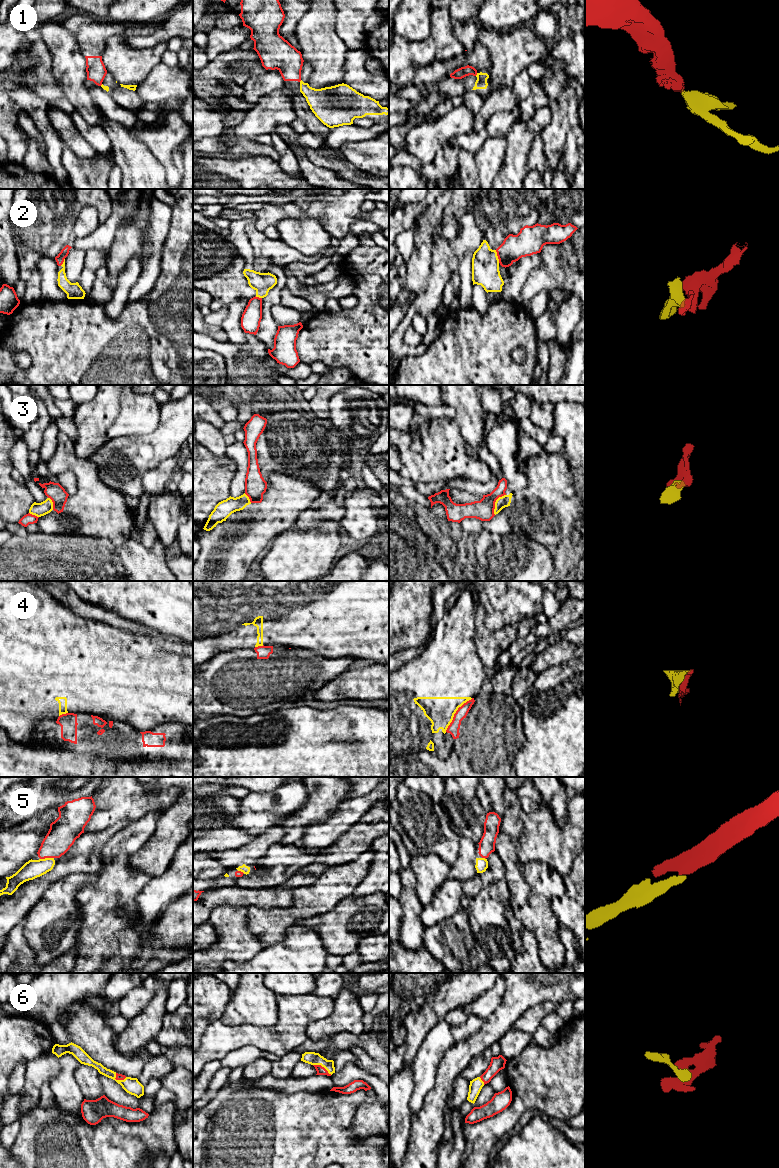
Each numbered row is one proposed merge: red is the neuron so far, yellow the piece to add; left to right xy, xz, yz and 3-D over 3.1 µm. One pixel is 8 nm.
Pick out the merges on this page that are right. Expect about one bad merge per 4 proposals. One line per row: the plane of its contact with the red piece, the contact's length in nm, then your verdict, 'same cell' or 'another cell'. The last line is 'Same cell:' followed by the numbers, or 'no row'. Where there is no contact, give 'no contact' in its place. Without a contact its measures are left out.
1: meets red in yz; contact 30 nm long; another cell
2: meets red in yz; contact 110 nm long; same cell
3: meets red in yz; contact 190 nm long; another cell
4: meets red in yz; contact 340 nm long; another cell
5: meets red in xy; contact 110 nm long; same cell
6: meets red in xz; contact 170 nm long; same cell
Same cell: 2, 5, 6

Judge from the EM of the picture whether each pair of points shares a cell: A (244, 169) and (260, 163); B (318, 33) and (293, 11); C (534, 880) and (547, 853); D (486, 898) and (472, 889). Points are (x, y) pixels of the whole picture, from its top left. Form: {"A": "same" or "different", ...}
{"A": "same", "B": "different", "C": "different", "D": "different"}

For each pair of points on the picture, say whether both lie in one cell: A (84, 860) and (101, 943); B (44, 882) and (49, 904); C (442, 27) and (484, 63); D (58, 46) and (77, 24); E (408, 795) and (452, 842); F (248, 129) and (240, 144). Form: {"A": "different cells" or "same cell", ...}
{"A": "different cells", "B": "different cells", "C": "different cells", "D": "different cells", "E": "same cell", "F": "different cells"}

